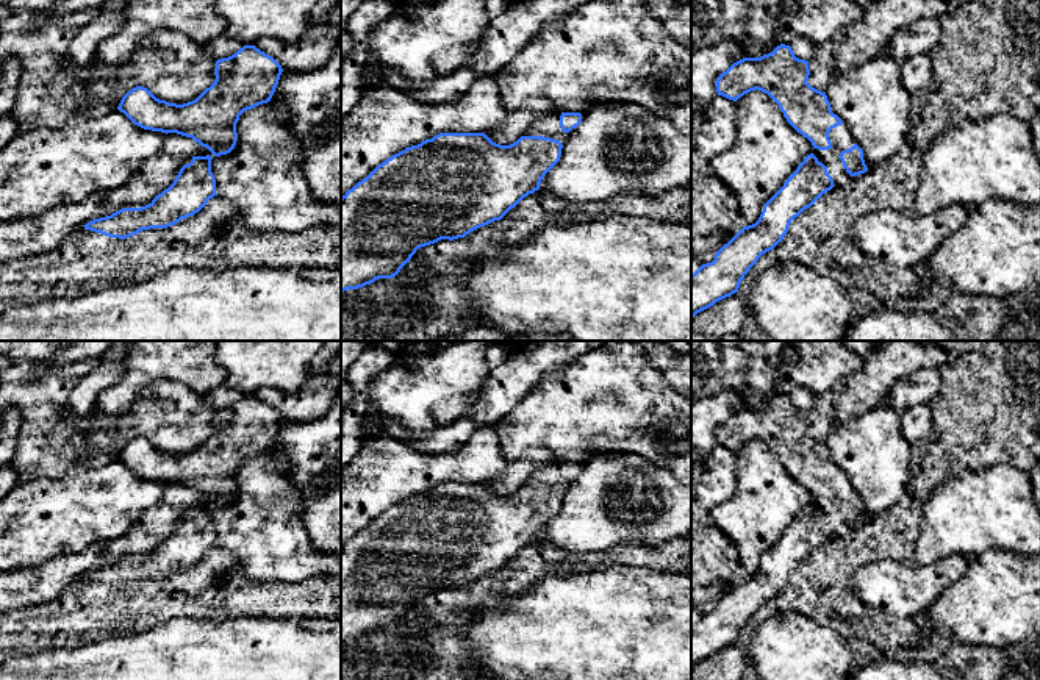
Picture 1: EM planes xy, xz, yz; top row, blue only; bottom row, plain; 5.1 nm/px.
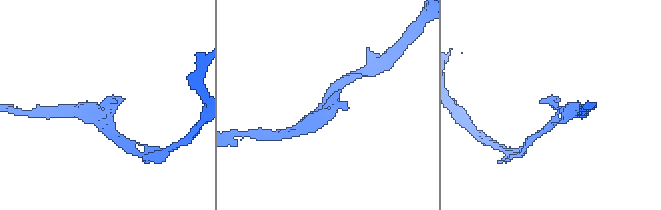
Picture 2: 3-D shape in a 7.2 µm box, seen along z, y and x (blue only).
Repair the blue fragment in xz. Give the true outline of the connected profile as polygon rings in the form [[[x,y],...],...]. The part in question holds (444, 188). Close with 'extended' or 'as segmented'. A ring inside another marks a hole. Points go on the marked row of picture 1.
[[[552,111],[530,123],[510,145],[496,144],[485,133],[439,133],[378,164],[341,197],[341,292],[396,277],[421,247],[464,238],[500,220],[524,197],[540,189],[544,175],[560,161],[568,133],[580,122],[580,113]]] | extended

